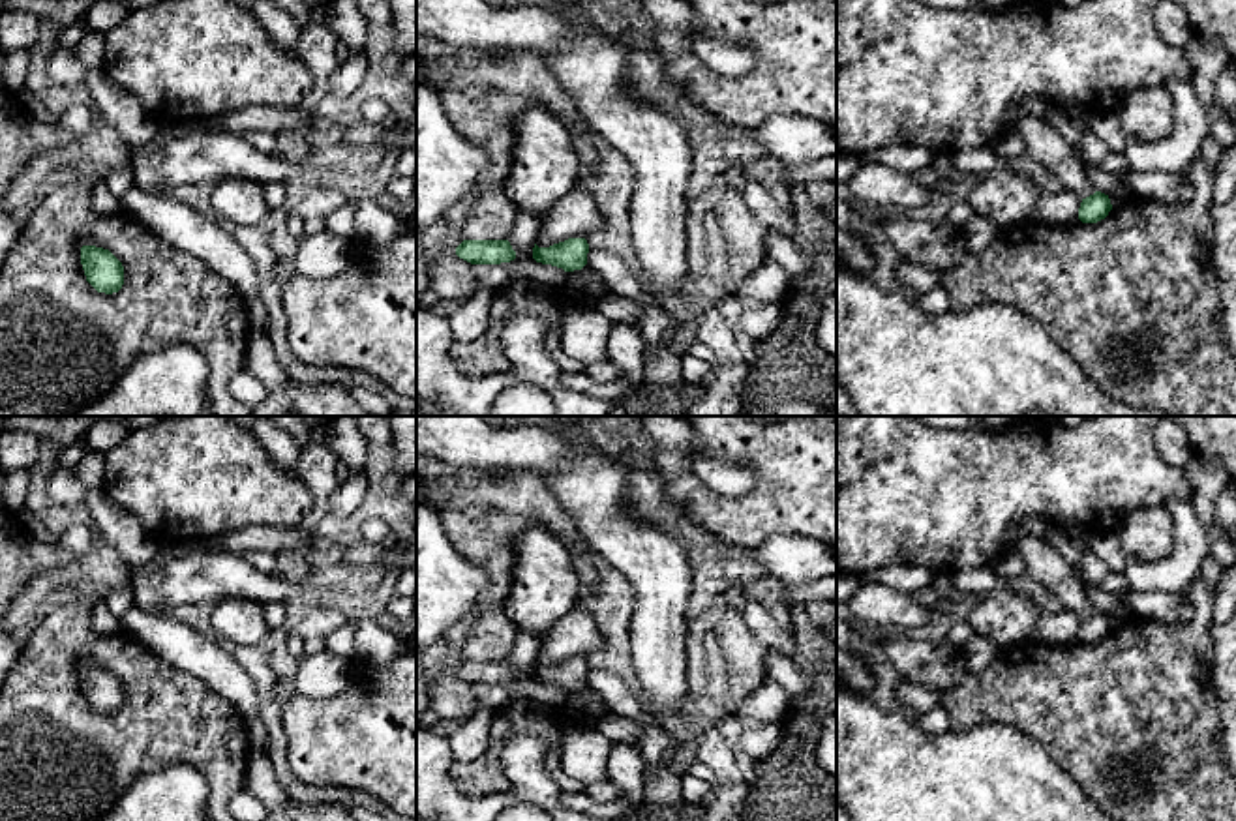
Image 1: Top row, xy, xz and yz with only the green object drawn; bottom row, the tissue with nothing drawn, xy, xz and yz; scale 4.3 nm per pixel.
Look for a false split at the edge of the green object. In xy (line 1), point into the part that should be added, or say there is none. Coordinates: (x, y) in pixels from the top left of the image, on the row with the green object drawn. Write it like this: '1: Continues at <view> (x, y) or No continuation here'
1: No continuation here

